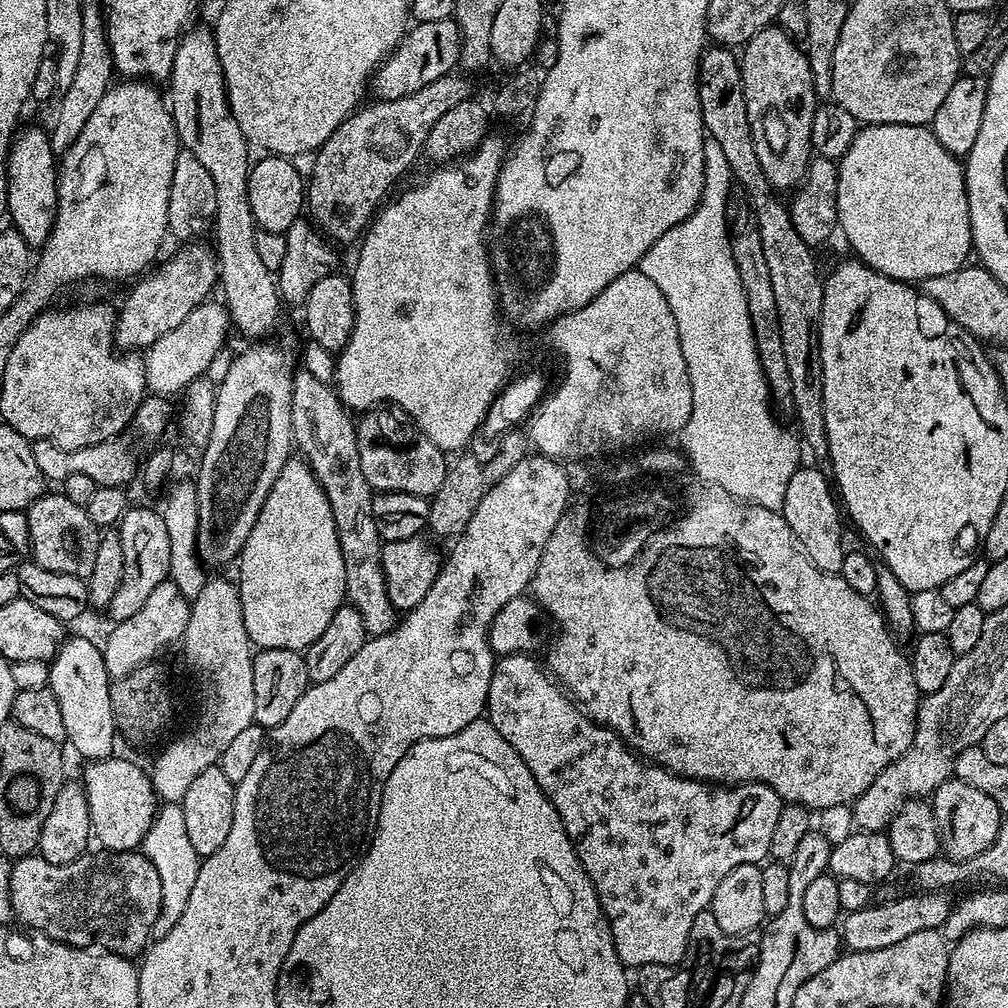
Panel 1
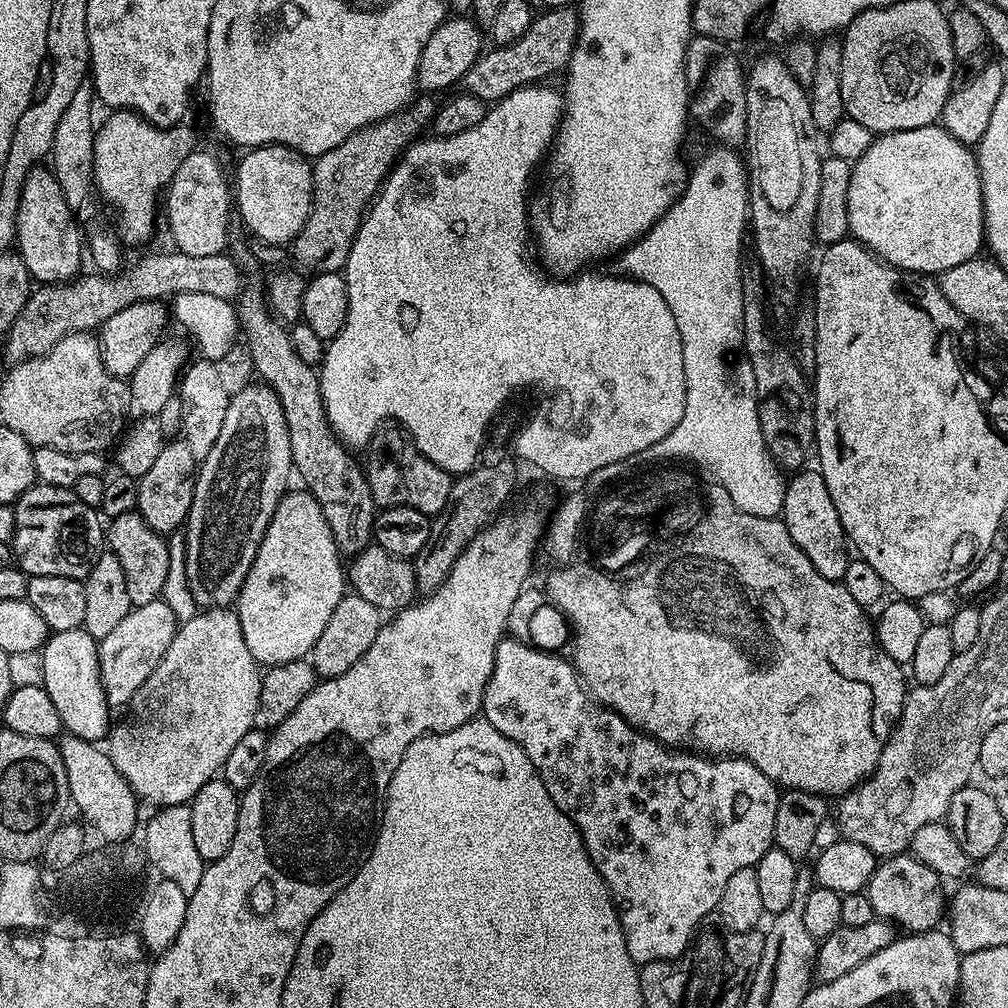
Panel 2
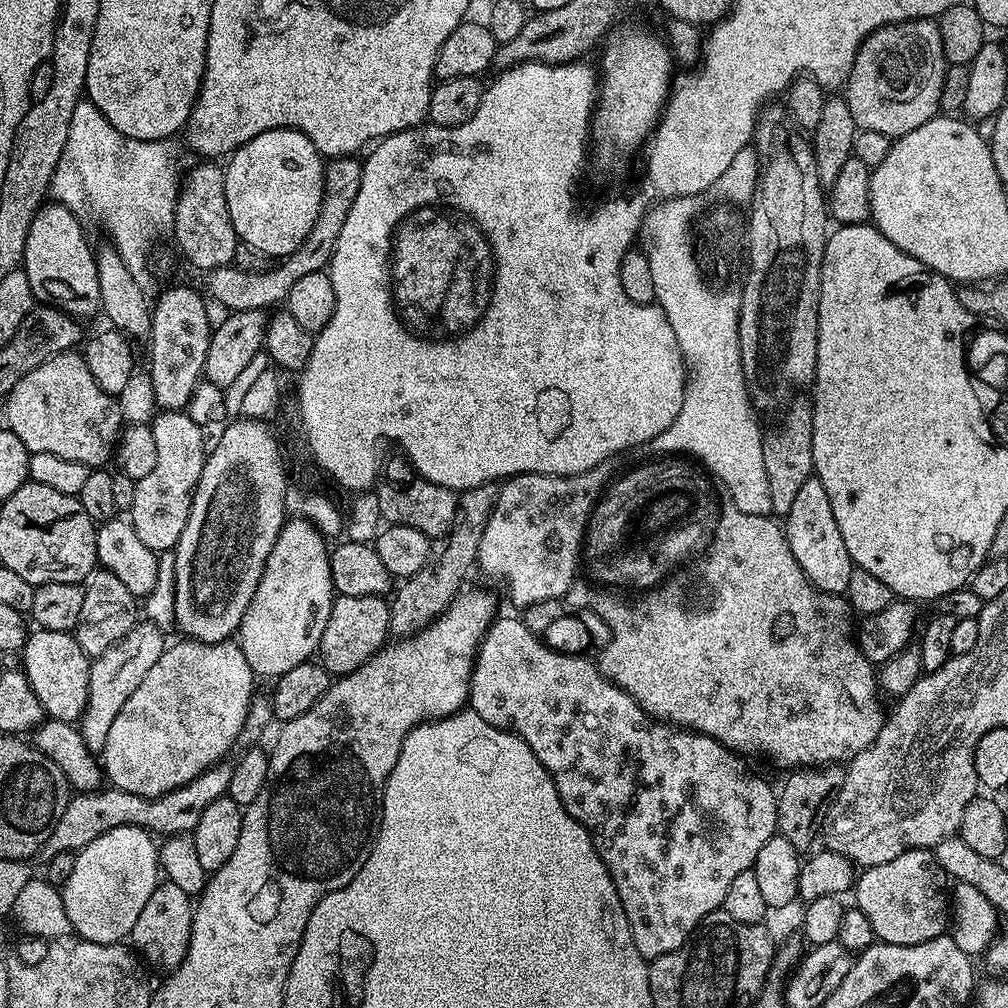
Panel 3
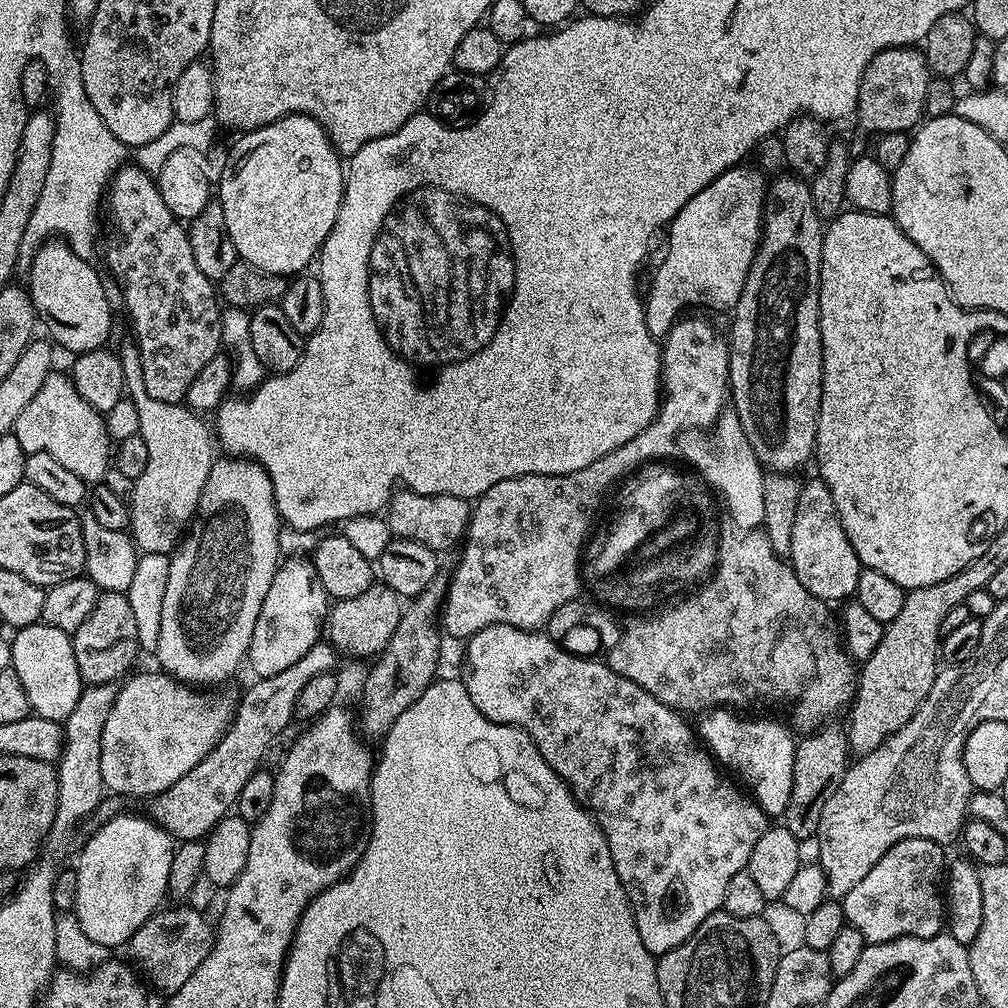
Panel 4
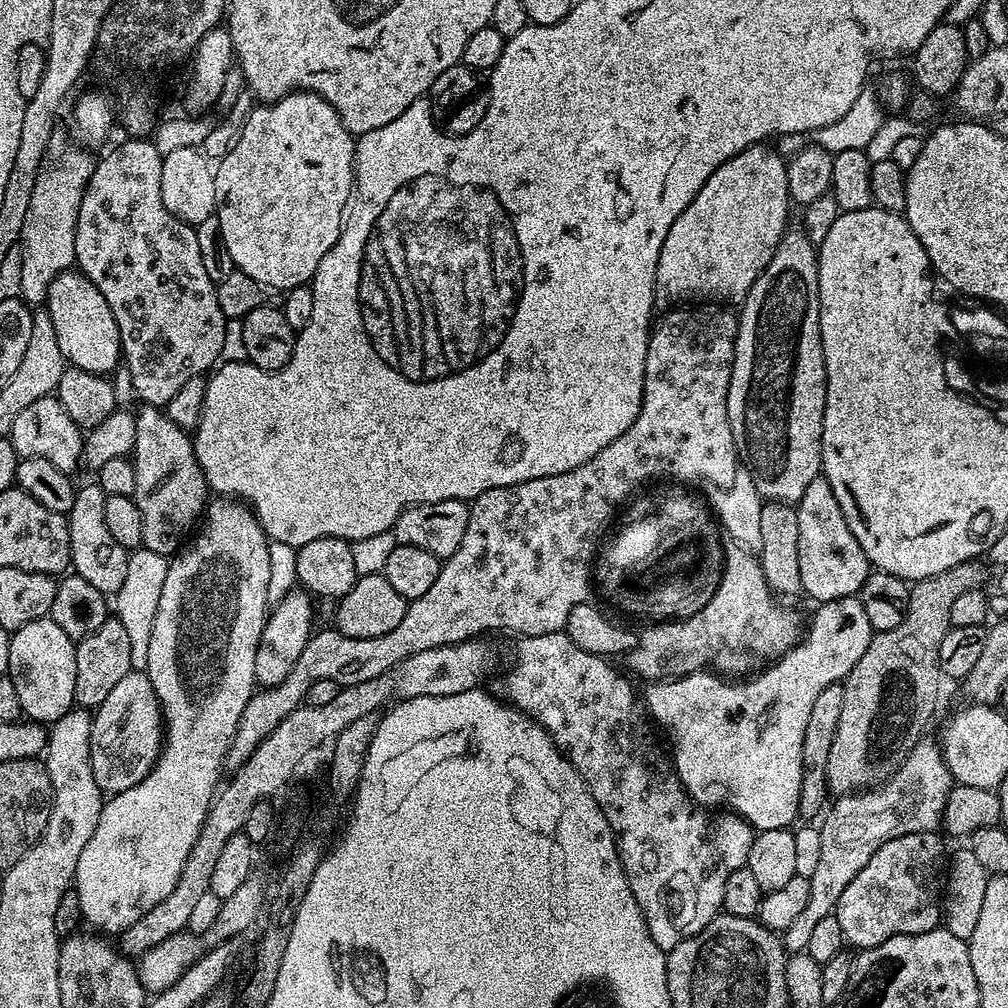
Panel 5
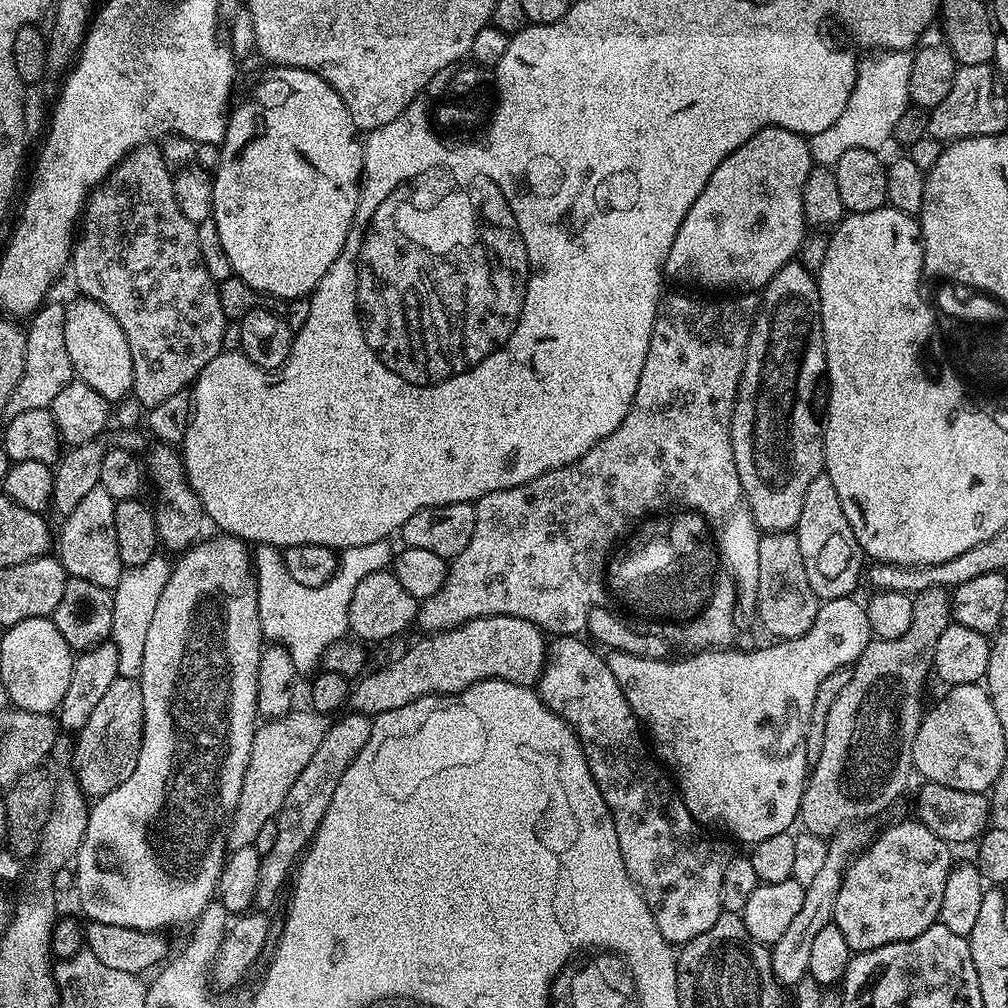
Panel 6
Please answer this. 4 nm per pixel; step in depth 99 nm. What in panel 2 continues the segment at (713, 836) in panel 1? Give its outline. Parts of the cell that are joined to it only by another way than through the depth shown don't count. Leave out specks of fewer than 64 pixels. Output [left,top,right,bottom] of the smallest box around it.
[483,638,782,966]

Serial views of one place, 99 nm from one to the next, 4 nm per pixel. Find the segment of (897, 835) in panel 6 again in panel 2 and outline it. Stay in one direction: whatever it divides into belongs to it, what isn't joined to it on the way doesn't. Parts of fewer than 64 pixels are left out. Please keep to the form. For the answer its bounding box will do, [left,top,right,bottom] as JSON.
[866,854,946,934]

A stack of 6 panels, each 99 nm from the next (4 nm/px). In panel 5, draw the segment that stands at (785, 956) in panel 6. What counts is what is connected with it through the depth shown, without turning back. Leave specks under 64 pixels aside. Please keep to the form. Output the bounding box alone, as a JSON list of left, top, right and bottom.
[782,738,954,953]

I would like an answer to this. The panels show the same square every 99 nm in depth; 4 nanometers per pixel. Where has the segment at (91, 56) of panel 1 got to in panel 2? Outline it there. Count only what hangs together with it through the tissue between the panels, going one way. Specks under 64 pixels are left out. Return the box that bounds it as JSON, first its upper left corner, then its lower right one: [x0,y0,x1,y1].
[50,82,125,274]

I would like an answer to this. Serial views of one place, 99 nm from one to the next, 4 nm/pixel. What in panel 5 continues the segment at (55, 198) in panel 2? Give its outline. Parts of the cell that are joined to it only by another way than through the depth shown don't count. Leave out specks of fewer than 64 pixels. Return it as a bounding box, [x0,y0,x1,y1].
[46,270,122,374]

